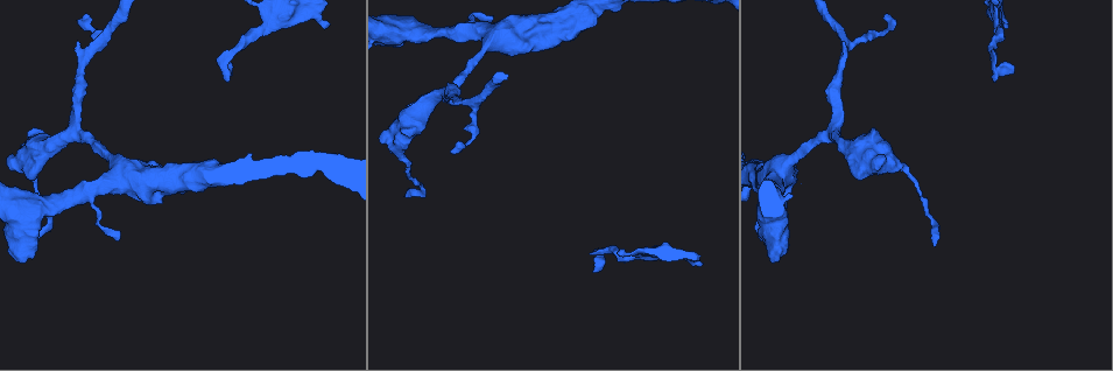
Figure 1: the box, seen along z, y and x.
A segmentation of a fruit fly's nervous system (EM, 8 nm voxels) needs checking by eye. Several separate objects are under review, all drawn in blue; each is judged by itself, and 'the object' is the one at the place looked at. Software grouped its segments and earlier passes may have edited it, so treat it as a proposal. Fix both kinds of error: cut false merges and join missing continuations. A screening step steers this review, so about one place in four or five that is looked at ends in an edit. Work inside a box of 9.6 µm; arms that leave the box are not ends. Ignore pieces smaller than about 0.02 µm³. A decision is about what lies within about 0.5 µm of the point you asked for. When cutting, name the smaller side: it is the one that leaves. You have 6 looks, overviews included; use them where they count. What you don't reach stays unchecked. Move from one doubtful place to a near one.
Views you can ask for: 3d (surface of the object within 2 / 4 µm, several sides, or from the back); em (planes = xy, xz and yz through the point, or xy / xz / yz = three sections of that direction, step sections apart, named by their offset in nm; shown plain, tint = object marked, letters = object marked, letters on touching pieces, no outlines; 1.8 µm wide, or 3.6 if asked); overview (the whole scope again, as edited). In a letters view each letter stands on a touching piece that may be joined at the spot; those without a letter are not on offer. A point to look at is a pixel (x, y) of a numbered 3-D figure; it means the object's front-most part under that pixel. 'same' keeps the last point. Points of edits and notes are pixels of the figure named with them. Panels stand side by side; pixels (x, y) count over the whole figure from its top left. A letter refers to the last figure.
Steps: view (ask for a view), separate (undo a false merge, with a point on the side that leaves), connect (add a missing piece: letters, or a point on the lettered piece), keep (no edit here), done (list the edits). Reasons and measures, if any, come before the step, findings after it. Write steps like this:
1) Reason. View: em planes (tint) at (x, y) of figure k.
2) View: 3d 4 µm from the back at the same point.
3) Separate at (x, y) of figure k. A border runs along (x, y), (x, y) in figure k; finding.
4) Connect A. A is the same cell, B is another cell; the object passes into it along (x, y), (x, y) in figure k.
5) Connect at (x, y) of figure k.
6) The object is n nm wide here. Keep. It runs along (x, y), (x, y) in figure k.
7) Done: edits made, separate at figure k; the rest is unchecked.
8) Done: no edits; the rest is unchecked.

Abrupt turn. View: em planes (tint) at (994, 65) of figure 1.

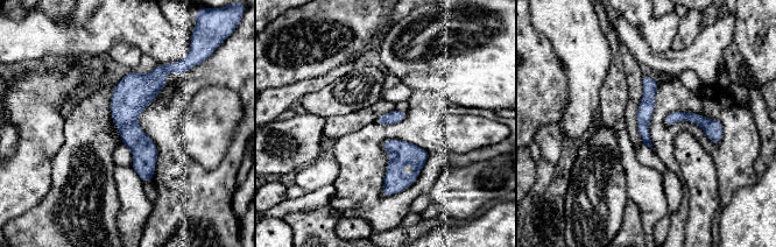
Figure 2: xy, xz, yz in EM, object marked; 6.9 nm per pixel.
See the neighbours. View: em planes (letters) at the same point.

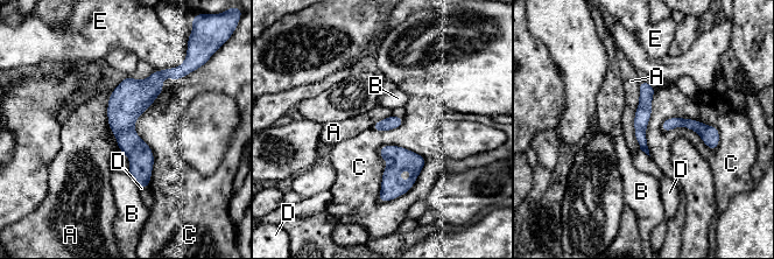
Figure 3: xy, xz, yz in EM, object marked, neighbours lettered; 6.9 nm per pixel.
Keep. A, B, C, D and E are other cells; a border runs along (421, 154), (415, 183), (380, 203) in figure 3; all the same neuron.

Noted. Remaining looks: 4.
Branch stops here. View: 3d 4 µm at (296, 22) of figure 1.

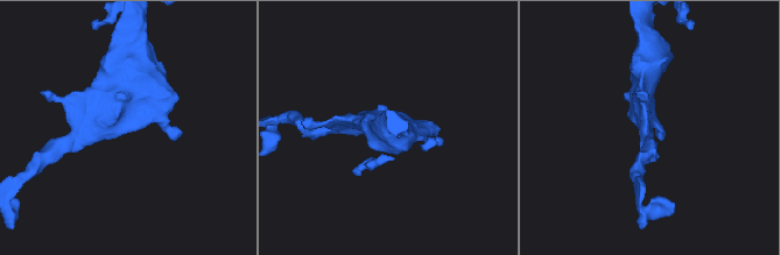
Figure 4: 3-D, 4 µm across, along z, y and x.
The arms are 200, 400 nm wide; now the EM. View: em planes (letters) at (652, 128) of figure 4.

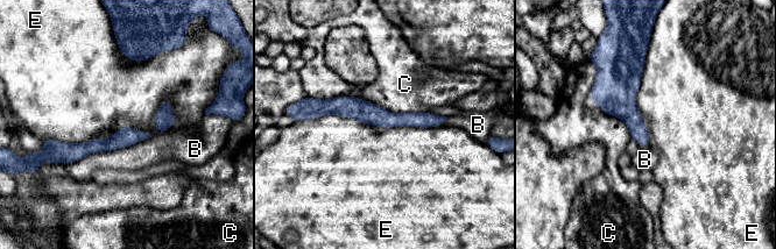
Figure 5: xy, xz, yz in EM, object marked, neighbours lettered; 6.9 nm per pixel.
The object is 140 nm wide here. Keep. B, C and E are other cells; none of them fits.

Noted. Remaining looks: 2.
Tapers out. View: 3d 2 µm at (886, 15) of figure 1.

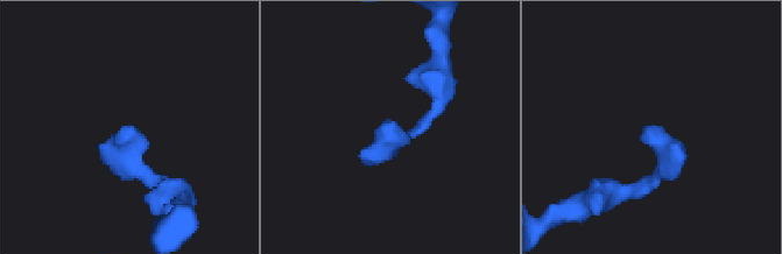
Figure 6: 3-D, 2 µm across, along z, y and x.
Need the tissue. View: em planes (letters) at (646, 130) of figure 6.

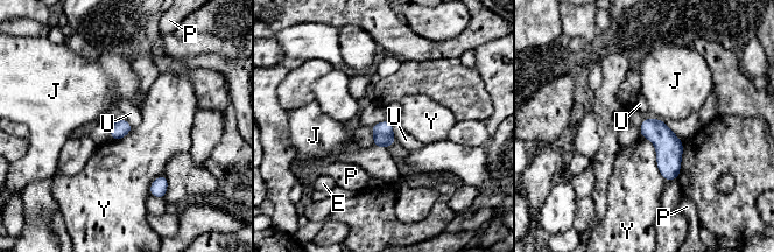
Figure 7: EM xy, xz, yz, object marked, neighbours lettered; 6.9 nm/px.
The longest contact is with Y, 360 nm. Keep. E, J, P, U and Y are other cells; a border runs along (391, 123), (396, 141) in figure 7; none of them fits.

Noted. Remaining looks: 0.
Done: no edits; the rest is unchecked.

